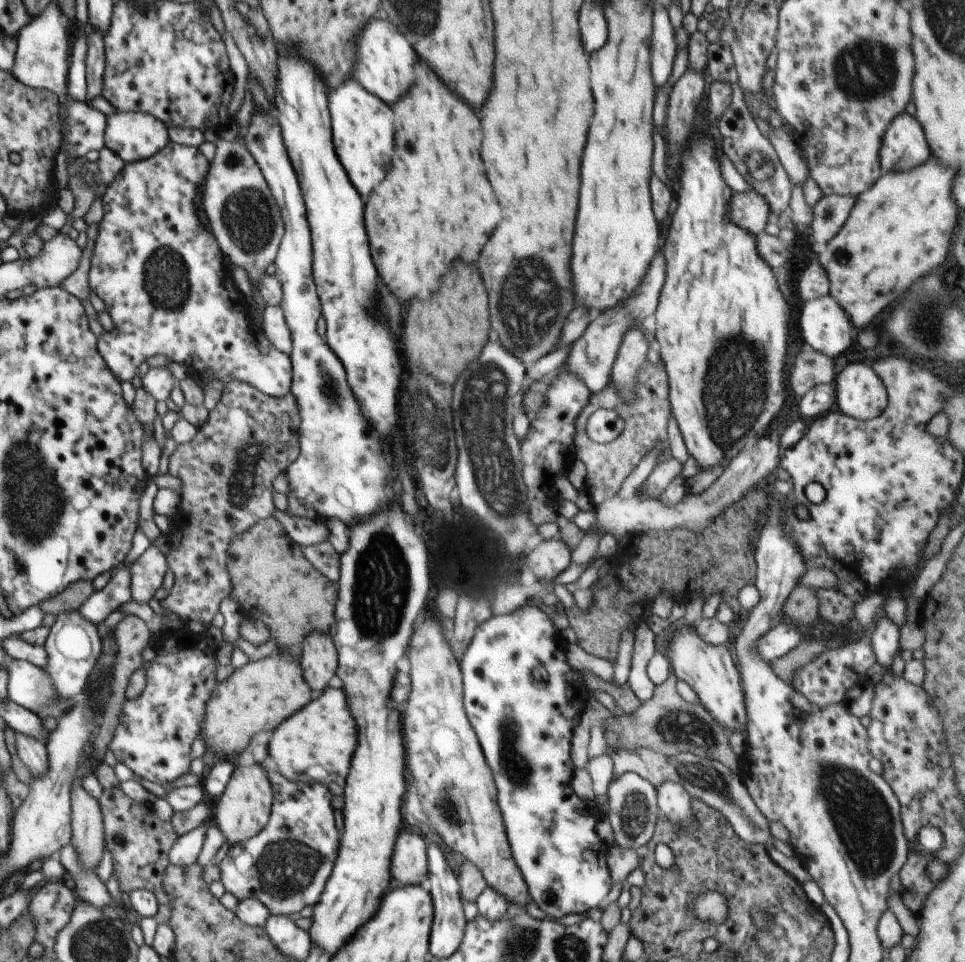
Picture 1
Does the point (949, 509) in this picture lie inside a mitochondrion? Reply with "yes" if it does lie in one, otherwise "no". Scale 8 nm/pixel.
no

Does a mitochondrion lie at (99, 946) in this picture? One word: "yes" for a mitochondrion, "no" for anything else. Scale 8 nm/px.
yes

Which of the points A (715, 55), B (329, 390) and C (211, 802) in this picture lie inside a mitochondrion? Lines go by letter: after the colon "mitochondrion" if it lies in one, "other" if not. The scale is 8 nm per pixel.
A: other
B: mitochondrion
C: other

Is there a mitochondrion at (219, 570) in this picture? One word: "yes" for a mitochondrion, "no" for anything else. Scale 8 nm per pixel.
no

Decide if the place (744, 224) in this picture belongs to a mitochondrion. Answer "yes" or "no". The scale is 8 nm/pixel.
no

